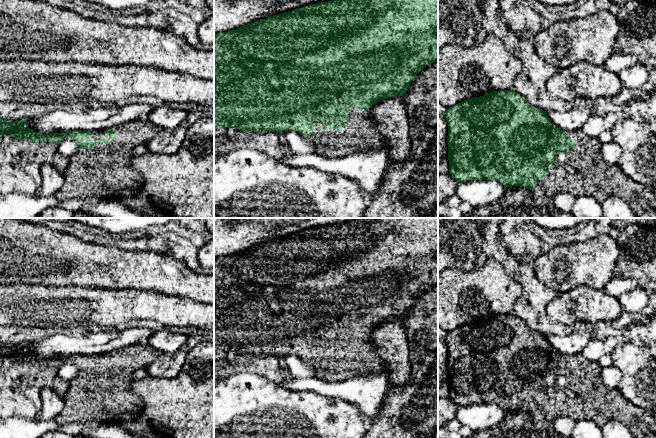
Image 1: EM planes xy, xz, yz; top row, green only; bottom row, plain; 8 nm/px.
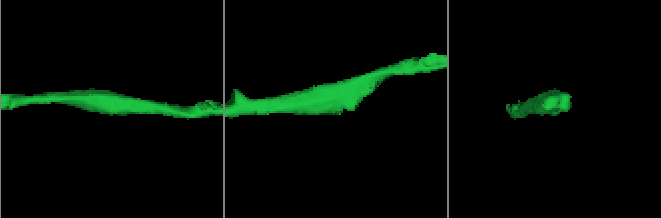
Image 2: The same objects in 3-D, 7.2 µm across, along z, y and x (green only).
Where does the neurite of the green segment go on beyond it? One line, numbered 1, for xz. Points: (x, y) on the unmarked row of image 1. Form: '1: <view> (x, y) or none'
1: xz (360, 358)

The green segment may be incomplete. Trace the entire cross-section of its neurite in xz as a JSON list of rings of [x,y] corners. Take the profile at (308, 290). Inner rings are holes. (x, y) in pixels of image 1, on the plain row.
[[[363,218],[318,226],[260,243],[235,254],[214,258],[214,352],[233,351],[241,355],[276,356],[295,354],[316,372],[316,378],[337,382],[379,371],[384,365],[371,339],[371,331],[392,320],[403,321],[416,299],[438,284],[438,218]]]

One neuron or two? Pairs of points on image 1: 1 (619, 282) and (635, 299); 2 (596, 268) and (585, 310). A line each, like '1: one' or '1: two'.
1: one
2: two

